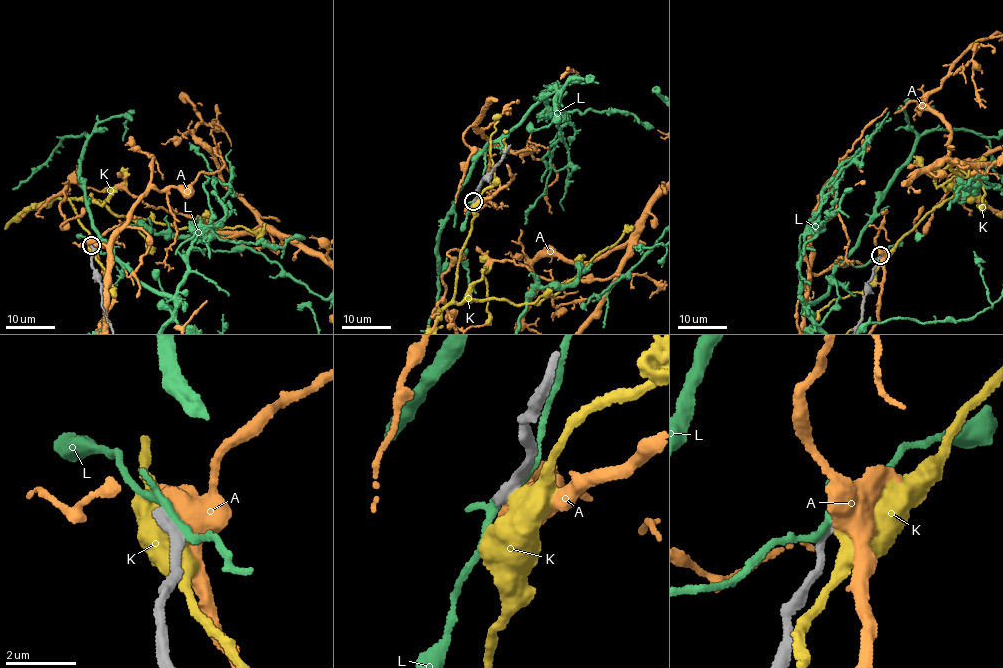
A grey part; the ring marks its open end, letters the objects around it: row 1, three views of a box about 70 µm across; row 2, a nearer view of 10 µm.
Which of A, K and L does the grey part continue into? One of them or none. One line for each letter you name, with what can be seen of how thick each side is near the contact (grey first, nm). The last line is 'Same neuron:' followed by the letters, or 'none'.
Same neuron: none

